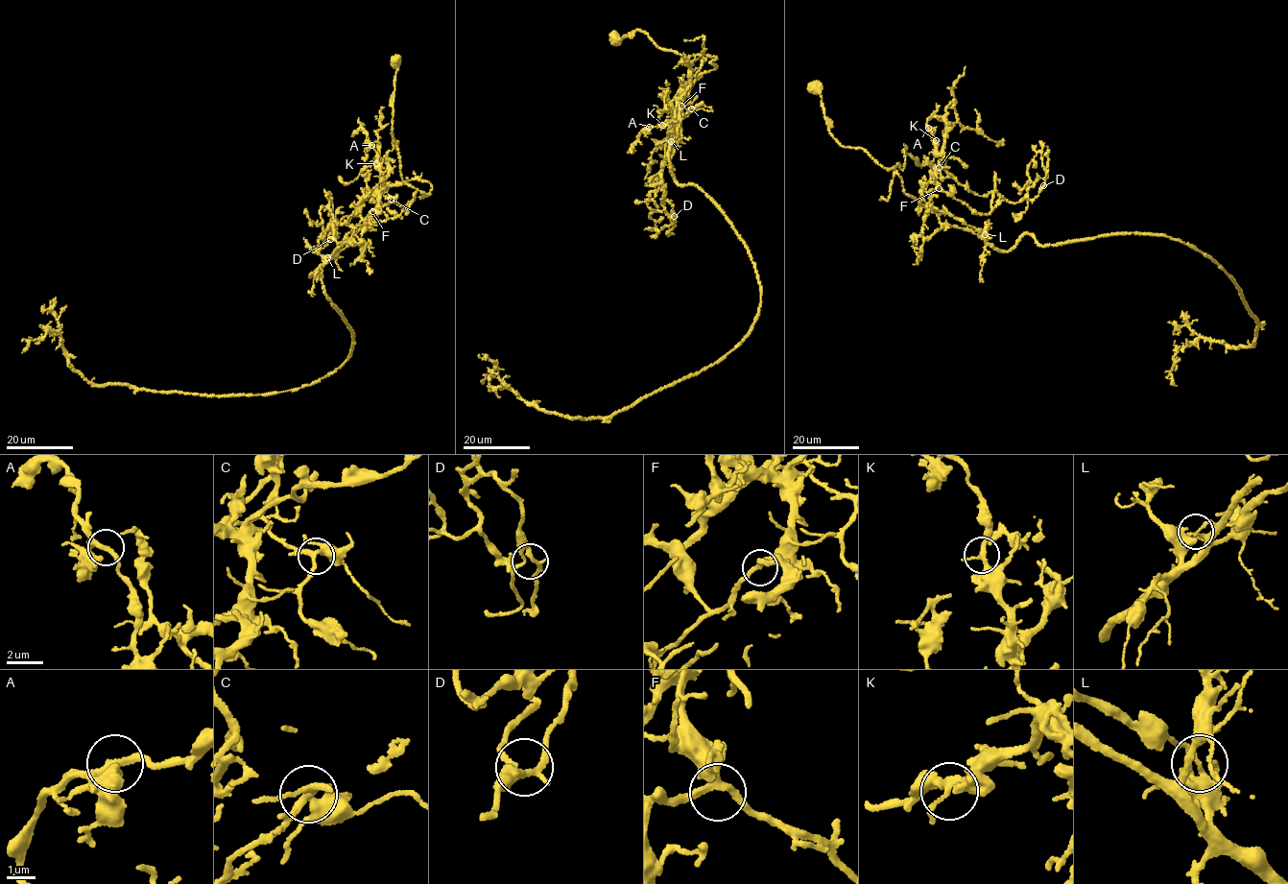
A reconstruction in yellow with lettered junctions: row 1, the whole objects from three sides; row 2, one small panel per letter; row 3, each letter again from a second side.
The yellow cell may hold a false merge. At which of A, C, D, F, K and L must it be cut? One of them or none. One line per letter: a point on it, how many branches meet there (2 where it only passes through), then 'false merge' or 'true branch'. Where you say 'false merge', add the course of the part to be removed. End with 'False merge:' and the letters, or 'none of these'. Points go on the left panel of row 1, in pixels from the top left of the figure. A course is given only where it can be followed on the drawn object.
A: at (371, 145); 3 branches meet; true branch
C: at (391, 199); 3 branches meet; true branch
D: at (330, 239); 3 branches meet; true branch
F: at (372, 211); 3 branches meet; true branch
K: at (376, 163); 3 branches meet; true branch
L: at (327, 257); 3 branches meet; false merge; foreign part runs (327, 256), (309, 276), (318, 274), (352, 344), (314, 383), (221, 396), (88, 383), (43, 328), (21, 353)
False merge: L

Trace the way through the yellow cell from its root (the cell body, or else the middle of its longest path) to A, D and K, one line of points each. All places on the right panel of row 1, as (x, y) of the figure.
A: (816, 87), (835, 140), (865, 150), (888, 169), (903, 168), (904, 150), (918, 164), (942, 165), (928, 128)
D: (816, 87), (835, 140), (888, 169), (903, 168), (904, 150), (975, 194), (1017, 203), (1043, 185)
K: (816, 87), (835, 140), (888, 169), (903, 168), (904, 150), (938, 169), (936, 140)

